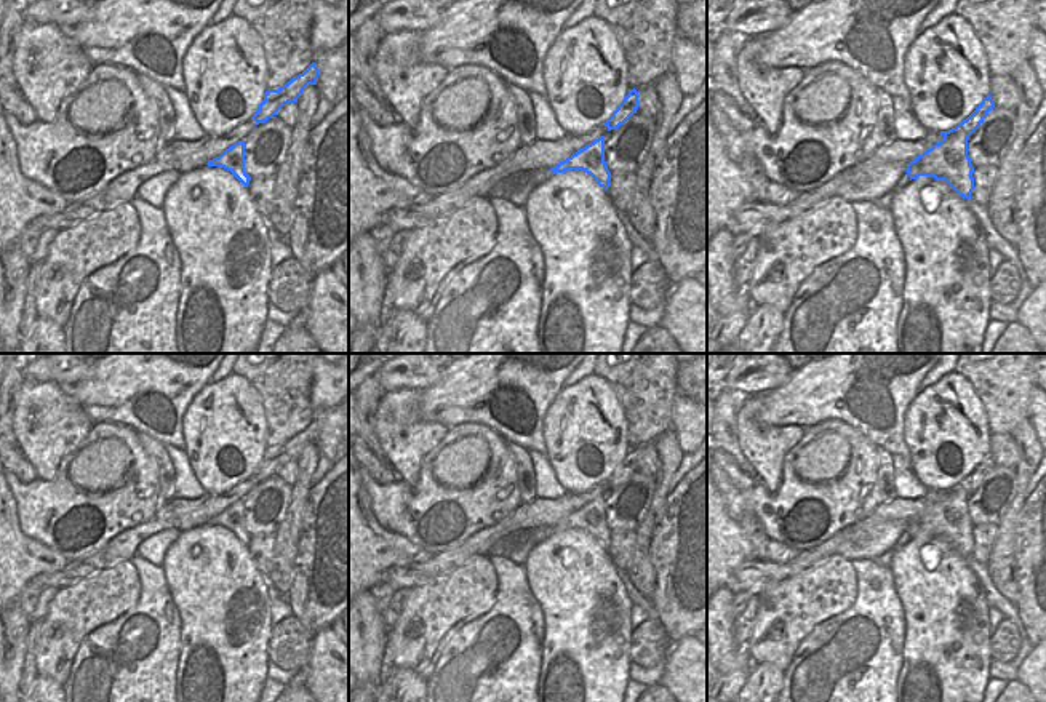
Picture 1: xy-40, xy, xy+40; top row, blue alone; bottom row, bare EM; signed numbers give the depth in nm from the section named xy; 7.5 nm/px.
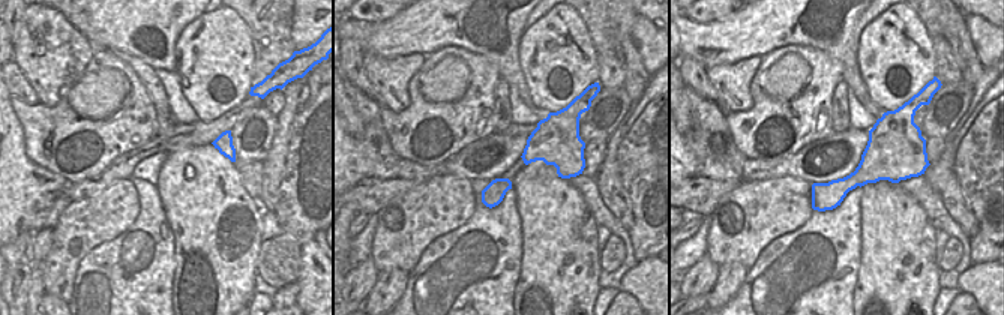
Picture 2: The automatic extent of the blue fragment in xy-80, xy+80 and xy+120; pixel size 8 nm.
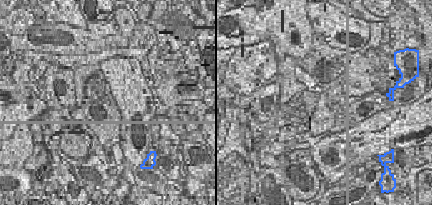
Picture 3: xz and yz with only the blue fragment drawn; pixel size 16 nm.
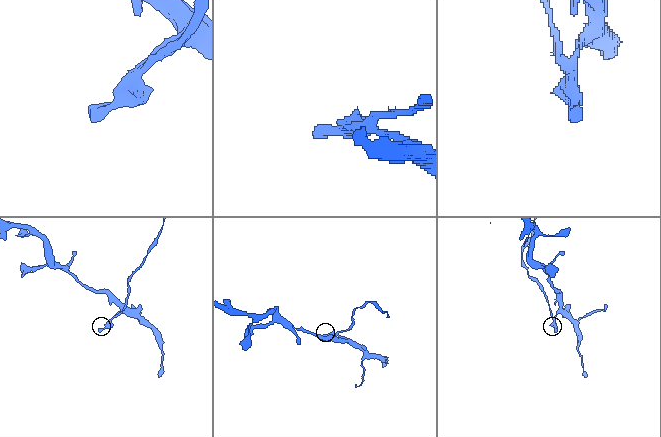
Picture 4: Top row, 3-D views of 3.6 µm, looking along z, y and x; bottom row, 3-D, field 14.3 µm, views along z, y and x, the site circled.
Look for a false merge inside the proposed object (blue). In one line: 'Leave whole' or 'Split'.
Split.

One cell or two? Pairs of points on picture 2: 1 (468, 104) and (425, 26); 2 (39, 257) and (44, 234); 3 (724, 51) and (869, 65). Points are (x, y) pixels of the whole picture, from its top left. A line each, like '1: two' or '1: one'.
1: two
2: one
3: two

